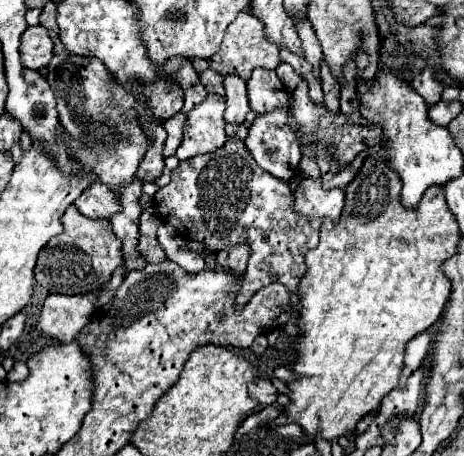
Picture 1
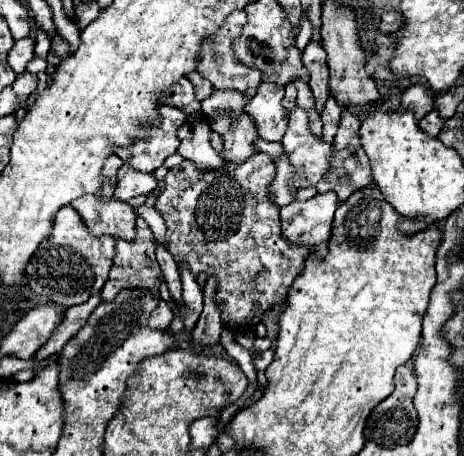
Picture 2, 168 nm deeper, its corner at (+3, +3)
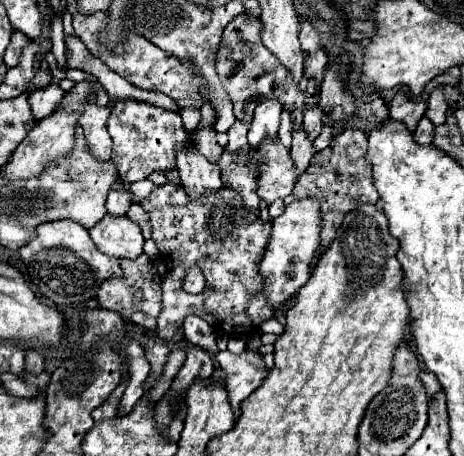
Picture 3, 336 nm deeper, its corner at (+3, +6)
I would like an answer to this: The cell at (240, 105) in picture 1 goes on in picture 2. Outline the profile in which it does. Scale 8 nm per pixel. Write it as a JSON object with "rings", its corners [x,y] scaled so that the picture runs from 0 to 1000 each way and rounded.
{"rings":[[[519,248],[515,257],[502,257],[502,252],[463,257],[455,265],[455,283],[476,292],[481,309],[485,309],[485,322],[476,331],[481,353],[519,357],[537,340],[550,336],[541,314],[545,314],[545,305],[554,296],[554,283],[550,283],[545,265],[537,261],[537,252]]]}

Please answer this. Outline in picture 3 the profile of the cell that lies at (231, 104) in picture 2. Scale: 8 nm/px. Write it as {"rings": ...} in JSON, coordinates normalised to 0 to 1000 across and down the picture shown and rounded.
{"rings":[[[506,268],[498,281],[494,281],[494,289],[489,289],[489,298],[494,298],[494,311],[489,311],[489,320],[485,320],[485,329],[489,333],[515,333],[515,342],[528,351],[528,342],[537,342],[537,311],[532,311],[532,285],[537,285],[537,272],[528,272],[528,268]]]}

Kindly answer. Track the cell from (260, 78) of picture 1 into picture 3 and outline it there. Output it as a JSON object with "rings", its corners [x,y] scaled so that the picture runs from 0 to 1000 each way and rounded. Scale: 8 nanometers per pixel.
{"rings":[[[567,219],[550,237],[550,254],[537,276],[541,325],[558,325],[571,303],[584,303],[584,307],[597,303],[601,259],[606,259],[606,228],[597,219]]]}

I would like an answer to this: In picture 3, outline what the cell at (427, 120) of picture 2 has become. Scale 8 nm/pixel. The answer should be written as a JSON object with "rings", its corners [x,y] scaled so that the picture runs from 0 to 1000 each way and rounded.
{"rings":[[[907,259],[899,285],[890,289],[890,307],[899,307],[899,316],[912,316],[912,320],[925,320],[929,307],[933,307],[933,272],[925,259]]]}

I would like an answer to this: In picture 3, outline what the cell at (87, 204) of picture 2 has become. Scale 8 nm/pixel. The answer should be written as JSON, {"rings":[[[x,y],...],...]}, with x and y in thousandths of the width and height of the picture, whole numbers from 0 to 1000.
{"rings":[[[226,474],[209,496],[192,504],[205,539],[244,566],[295,566],[308,553],[304,500],[274,474],[244,478]]]}

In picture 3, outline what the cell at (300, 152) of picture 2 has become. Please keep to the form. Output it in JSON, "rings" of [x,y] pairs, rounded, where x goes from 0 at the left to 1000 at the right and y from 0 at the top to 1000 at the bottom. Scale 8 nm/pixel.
{"rings":[[[601,307],[563,316],[563,368],[554,368],[554,425],[575,452],[597,434],[627,425],[636,408],[636,368],[623,329]]]}

